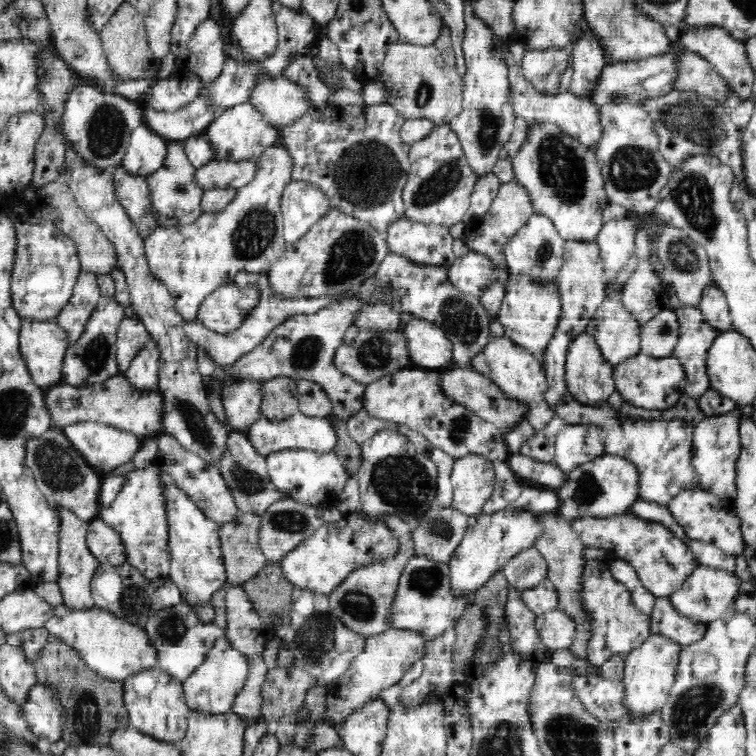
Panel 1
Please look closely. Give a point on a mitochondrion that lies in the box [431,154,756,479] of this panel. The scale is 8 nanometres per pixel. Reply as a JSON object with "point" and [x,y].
{"point":[693,197]}

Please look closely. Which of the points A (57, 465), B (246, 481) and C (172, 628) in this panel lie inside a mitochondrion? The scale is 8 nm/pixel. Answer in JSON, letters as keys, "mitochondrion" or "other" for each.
{"A":"mitochondrion","B":"mitochondrion","C":"mitochondrion"}

